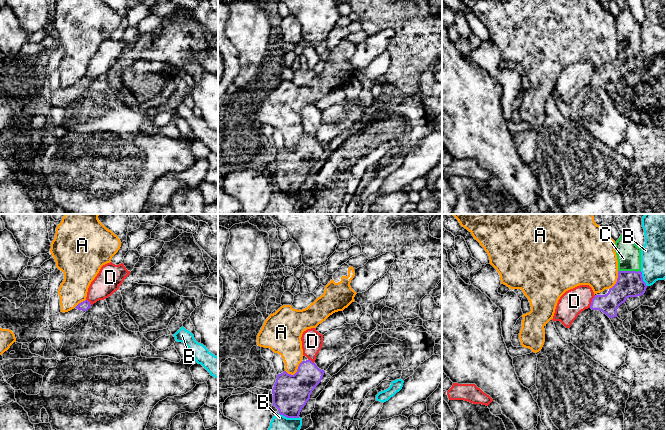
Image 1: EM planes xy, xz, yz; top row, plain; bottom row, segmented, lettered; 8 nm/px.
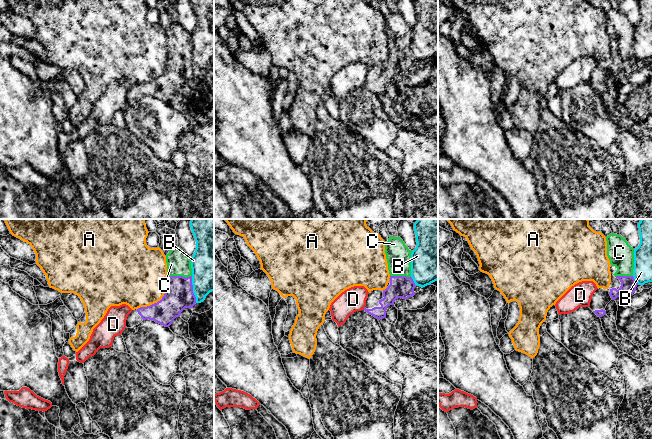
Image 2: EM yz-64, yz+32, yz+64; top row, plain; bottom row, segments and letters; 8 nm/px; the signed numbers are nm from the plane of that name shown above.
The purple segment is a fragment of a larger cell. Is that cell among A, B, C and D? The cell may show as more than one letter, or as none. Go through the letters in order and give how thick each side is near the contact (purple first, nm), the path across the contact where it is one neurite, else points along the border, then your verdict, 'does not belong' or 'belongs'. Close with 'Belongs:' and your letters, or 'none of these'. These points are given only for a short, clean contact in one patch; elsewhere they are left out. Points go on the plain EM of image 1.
A: 280 nm thick on the purple side, 220 nm on the other; border along xz (302, 137), (293, 150), (288, 150), (285, 147); does not belong
B: 280 nm thick on the purple side, 260 nm on the other; border along xz (279, 189), (287, 193), (299, 193); does not belong
C: 200 nm thick on the purple side, 190 nm on the other; runs through yz (629, 59), (629, 47), (628, 29); belongs
D: 160 nm thick on the purple side, 200 nm on the other; border along yz (594, 71), (589, 83); does not belong
Belongs: C

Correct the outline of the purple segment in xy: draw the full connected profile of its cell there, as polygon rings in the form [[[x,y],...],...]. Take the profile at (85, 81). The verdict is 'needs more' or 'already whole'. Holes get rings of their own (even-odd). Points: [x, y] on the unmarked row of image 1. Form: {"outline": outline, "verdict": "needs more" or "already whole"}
{"outline": [[[88,76],[79,79],[74,85],[68,88],[60,88],[55,91],[49,91],[46,101],[51,107],[60,107],[65,109],[71,105],[91,83]]], "verdict": "needs more"}

